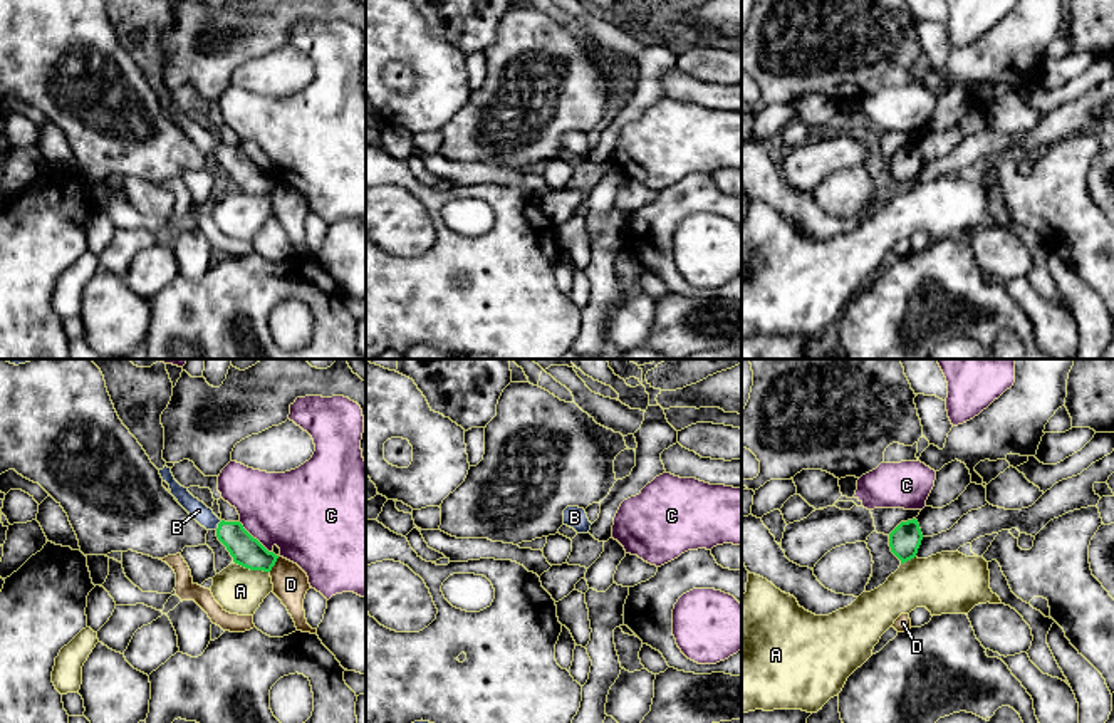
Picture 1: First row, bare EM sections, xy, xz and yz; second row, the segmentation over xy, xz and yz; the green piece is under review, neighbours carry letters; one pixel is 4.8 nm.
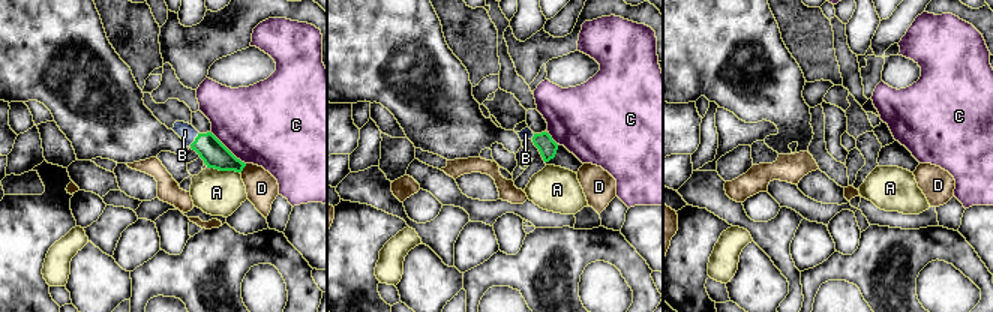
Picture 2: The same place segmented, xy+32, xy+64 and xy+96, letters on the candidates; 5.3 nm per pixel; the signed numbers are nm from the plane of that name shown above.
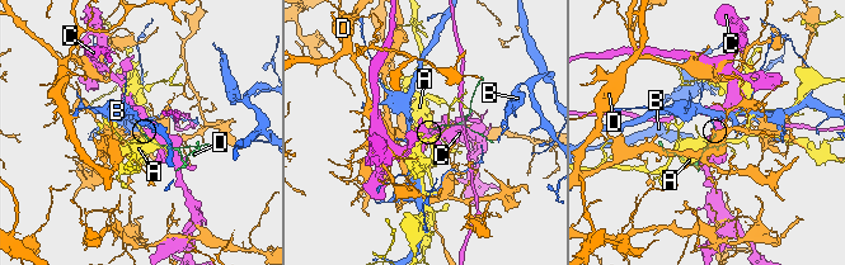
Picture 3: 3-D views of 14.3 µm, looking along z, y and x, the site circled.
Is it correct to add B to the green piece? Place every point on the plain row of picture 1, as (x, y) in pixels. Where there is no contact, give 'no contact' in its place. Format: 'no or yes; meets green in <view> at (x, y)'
yes; meets green in xy at (218, 150)

